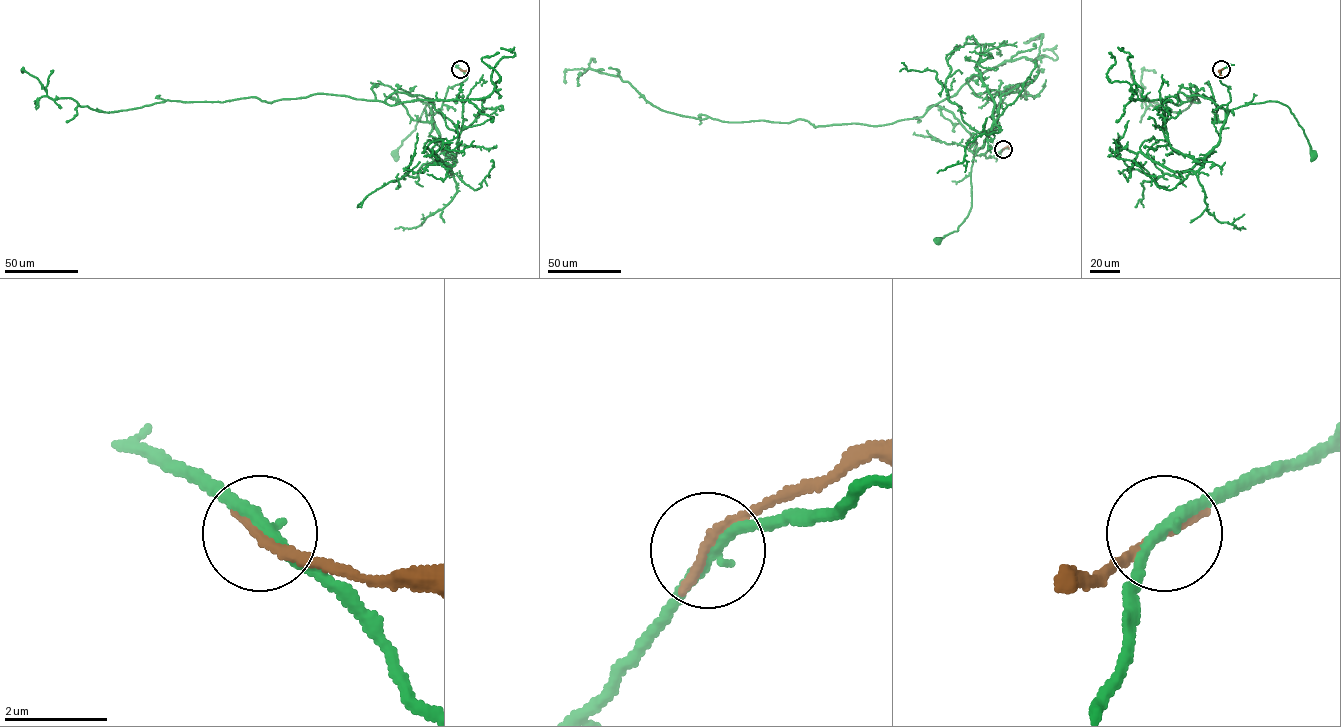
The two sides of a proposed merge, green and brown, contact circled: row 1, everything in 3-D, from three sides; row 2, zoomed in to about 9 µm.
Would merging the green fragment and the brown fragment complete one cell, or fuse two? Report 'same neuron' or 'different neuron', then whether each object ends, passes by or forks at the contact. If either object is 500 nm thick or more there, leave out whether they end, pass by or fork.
different neuron; green passes by; brown ends there

